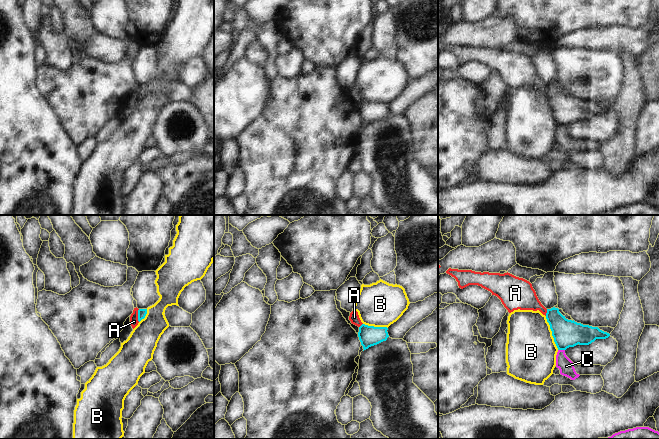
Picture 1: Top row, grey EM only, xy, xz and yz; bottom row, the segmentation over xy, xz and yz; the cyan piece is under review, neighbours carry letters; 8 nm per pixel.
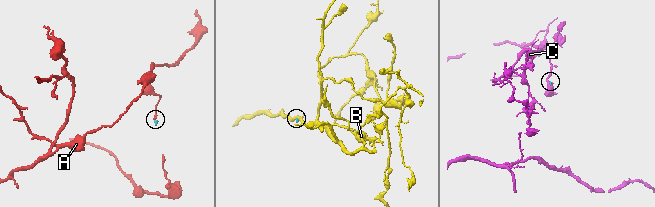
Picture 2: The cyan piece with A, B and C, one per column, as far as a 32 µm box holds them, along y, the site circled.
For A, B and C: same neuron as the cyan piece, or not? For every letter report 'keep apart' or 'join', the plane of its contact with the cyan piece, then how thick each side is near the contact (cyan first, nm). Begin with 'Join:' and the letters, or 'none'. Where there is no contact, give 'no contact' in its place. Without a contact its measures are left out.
Join: none
A: keep apart | xy | 70/70 nm
B: keep apart | yz | 220/400 nm
C: keep apart | yz | 220/120 nm

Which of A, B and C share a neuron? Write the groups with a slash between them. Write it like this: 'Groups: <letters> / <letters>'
Groups: A / B / C

